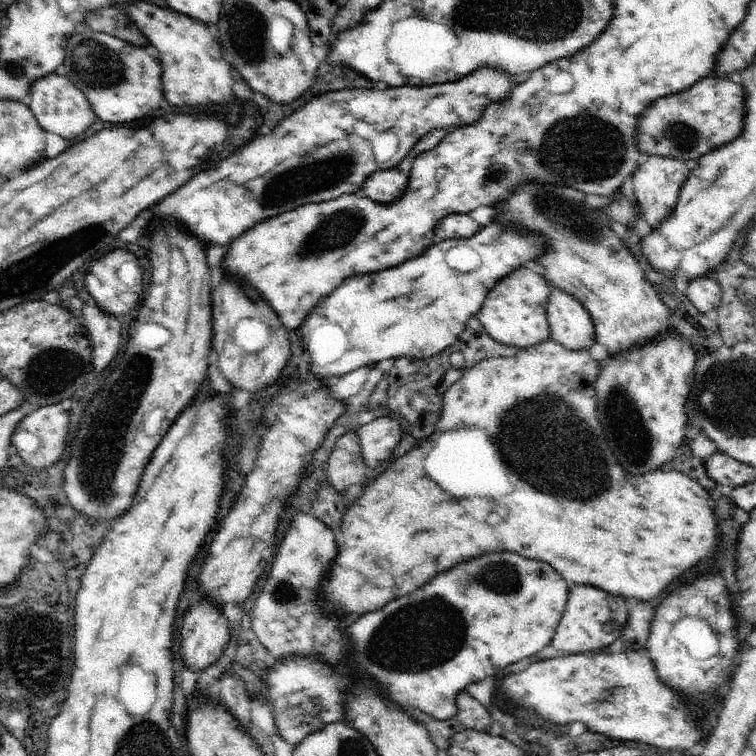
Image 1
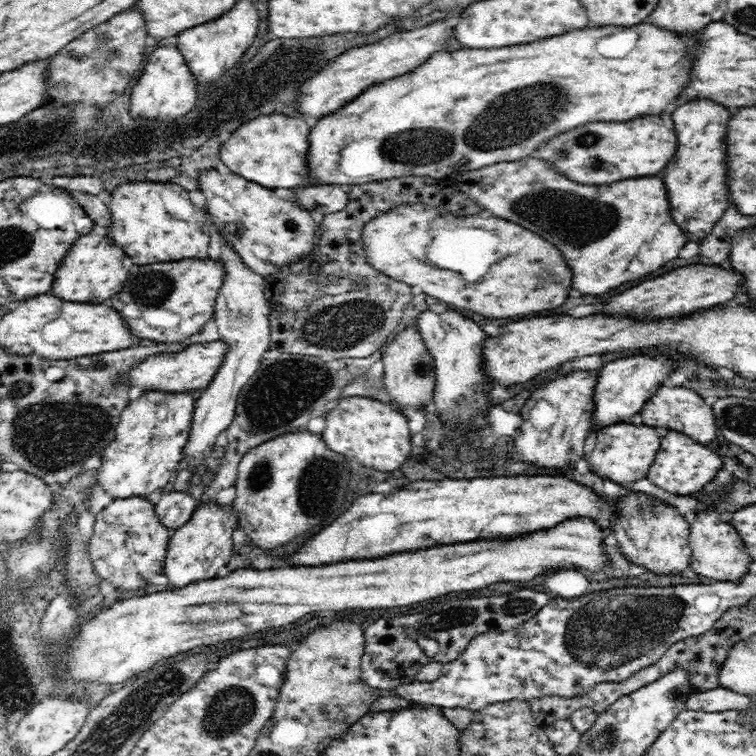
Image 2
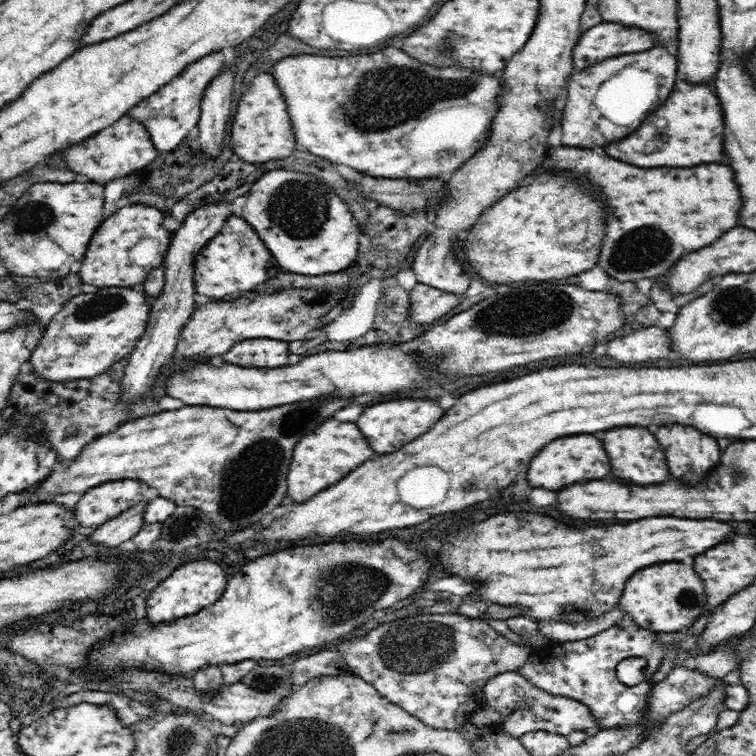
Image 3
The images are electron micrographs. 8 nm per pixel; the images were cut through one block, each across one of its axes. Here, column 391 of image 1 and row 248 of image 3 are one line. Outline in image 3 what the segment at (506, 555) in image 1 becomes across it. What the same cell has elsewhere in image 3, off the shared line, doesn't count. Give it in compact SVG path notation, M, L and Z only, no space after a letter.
M552 148L542 170L566 170L586 176L608 202L606 240L600 264L610 277L620 282L641 278L656 279L668 272L674 262L692 250L712 244L726 230L738 224L742 196L734 180L734 170L722 164L702 164L690 168L638 168L610 158L606 152L580 148Z

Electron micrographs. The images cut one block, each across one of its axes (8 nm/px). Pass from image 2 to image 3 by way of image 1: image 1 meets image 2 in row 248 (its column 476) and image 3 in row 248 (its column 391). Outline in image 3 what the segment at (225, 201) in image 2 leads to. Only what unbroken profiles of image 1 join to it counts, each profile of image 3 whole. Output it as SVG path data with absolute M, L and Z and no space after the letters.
M270 170L249 188L242 207L244 220L252 225L280 266L304 274L339 273L357 260L360 228L346 202L318 176L294 170Z

